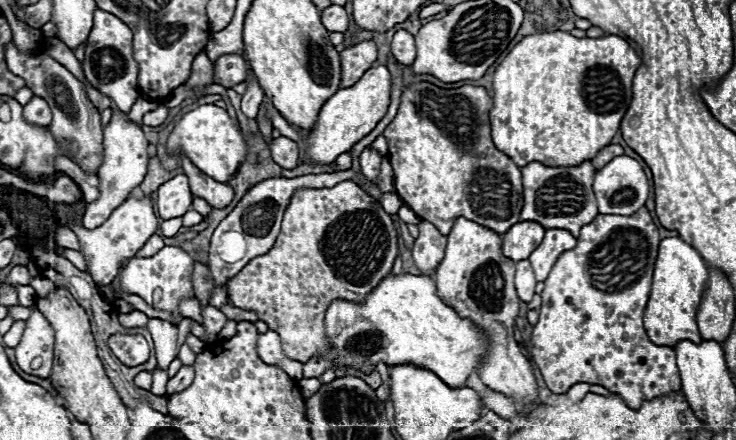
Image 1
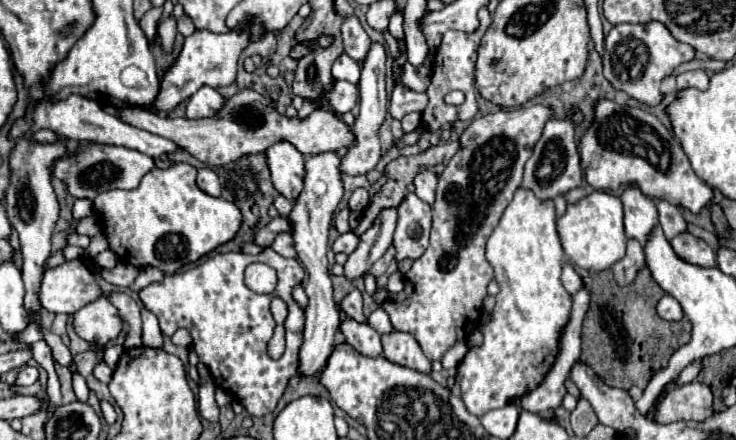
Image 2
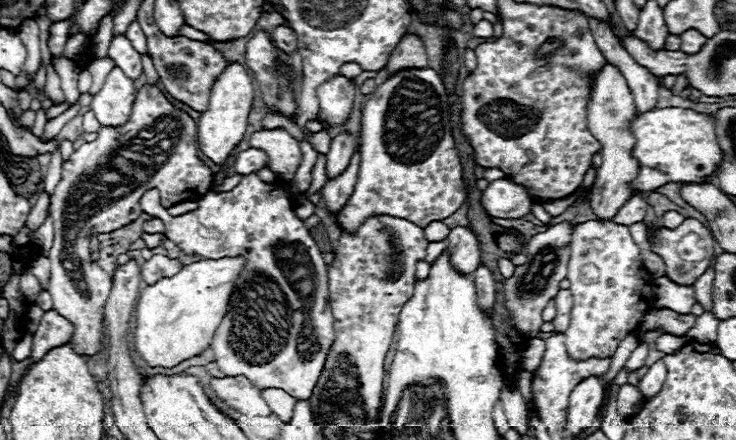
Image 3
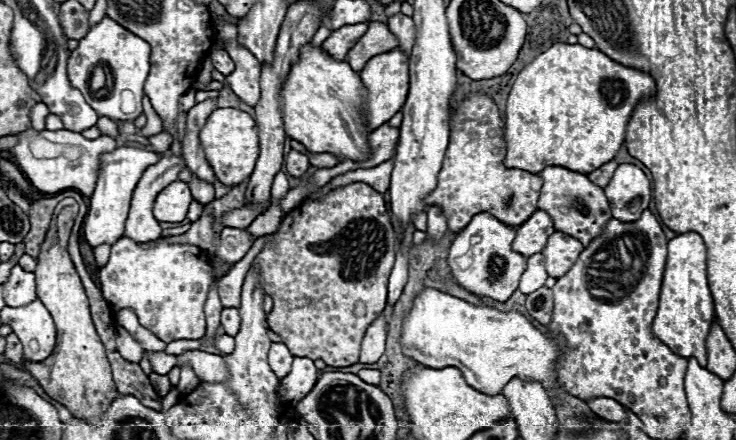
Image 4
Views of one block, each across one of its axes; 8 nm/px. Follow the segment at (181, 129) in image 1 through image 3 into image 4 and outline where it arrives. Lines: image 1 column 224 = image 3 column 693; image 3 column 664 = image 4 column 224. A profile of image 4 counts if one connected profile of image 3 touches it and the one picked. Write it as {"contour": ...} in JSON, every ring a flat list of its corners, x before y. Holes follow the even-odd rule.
{"contour":[[216,108,200,130,200,144,216,178,226,186,236,186,248,178,258,160,258,128,250,114,236,108]]}

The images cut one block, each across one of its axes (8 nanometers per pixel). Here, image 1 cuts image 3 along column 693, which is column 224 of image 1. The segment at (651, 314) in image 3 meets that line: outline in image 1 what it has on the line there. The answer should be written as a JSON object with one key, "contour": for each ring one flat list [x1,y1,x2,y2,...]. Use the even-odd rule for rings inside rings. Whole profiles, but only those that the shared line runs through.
{"contour":[[204,306,204,308,202,308,202,318,204,318,202,326,206,328,208,336,212,336,212,338,216,338,216,336,220,334,220,330,224,328,224,324,226,324,226,320,228,320,220,310,216,310,216,308,212,308,212,306]]}

